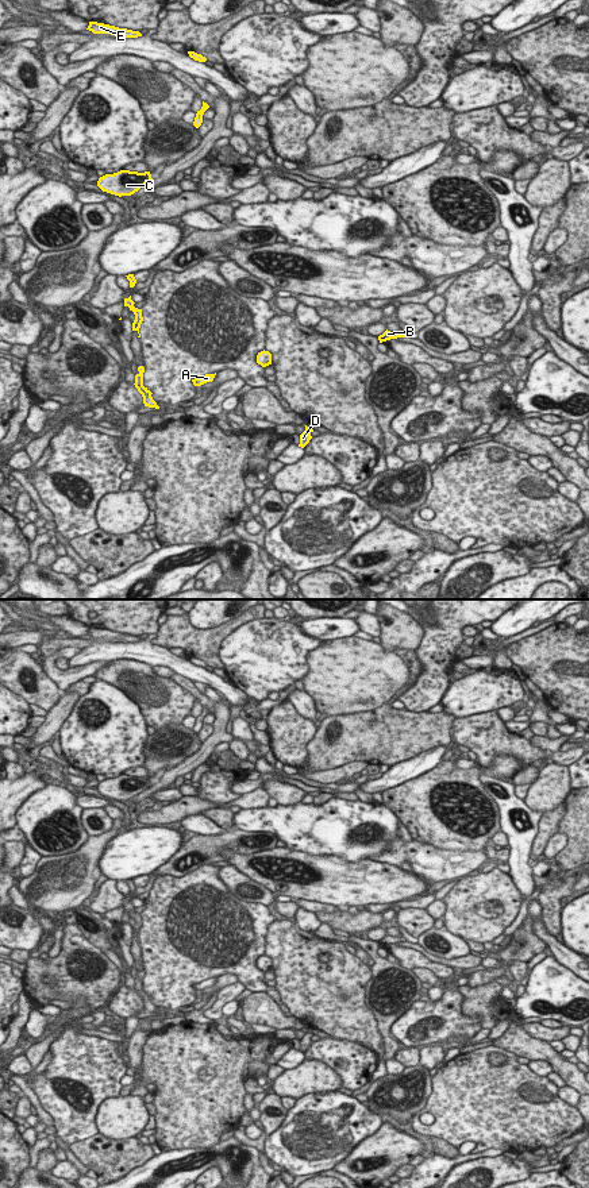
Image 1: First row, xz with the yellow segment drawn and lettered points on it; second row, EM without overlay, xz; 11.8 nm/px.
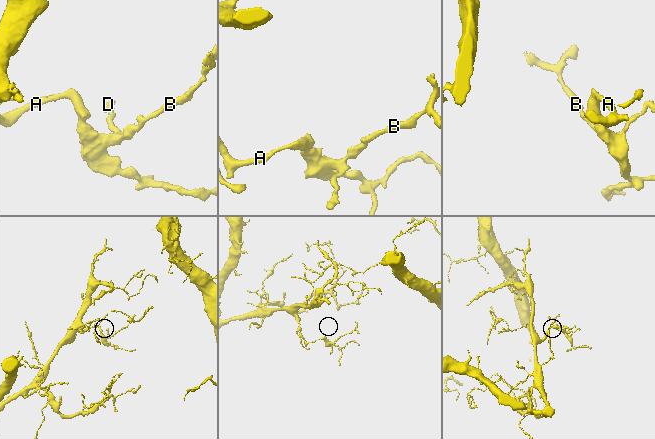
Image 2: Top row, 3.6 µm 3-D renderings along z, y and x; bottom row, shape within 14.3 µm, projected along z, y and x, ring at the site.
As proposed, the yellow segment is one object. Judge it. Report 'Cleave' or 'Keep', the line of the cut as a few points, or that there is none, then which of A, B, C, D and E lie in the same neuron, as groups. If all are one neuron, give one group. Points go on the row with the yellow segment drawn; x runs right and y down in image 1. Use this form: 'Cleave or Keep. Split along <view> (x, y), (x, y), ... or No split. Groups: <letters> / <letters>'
Keep. No split. Groups: A B C D E

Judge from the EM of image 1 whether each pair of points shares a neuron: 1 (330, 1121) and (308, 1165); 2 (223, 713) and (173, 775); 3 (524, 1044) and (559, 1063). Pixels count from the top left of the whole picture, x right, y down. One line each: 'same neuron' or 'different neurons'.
1: same neuron
2: same neuron
3: same neuron

